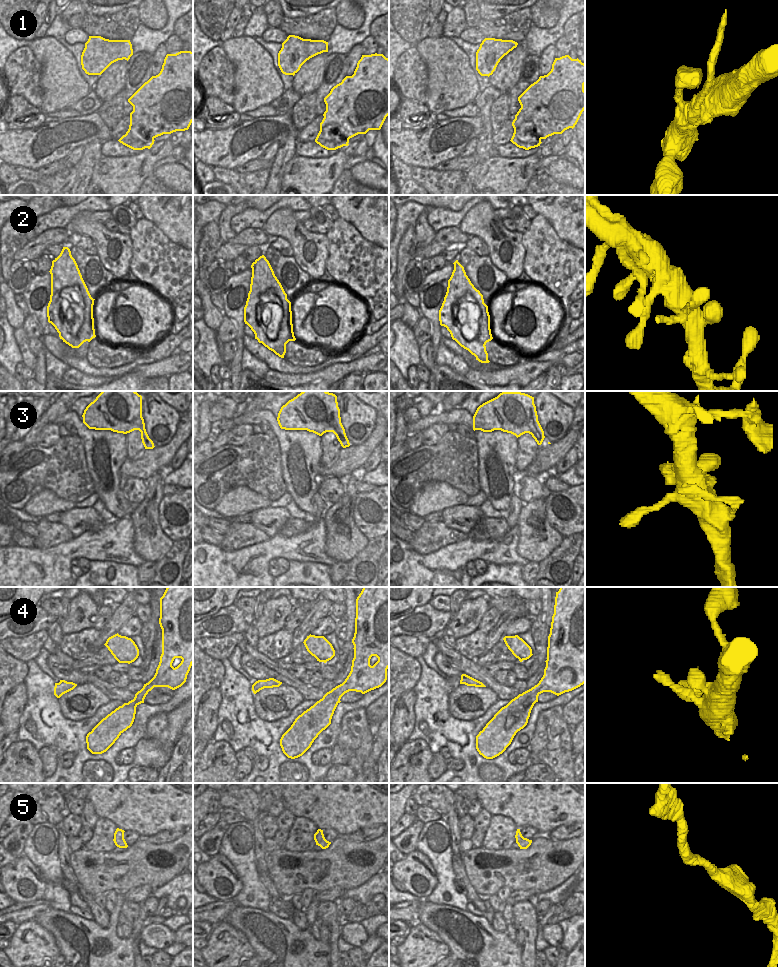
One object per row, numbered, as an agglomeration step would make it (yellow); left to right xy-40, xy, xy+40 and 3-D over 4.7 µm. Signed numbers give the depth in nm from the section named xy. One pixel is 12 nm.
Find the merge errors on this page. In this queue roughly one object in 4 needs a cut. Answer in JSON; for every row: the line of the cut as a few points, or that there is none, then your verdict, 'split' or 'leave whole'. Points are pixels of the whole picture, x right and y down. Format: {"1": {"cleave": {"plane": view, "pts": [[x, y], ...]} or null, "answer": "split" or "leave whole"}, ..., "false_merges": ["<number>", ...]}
{"1": {"cleave": {"plane": "xy", "pts": [[320, 127], [328, 124], [343, 138], [348, 139]]}, "answer": "split"}, "2": {"cleave": null, "answer": "leave whole"}, "3": {"cleave": null, "answer": "leave whole"}, "4": {"cleave": null, "answer": "leave whole"}, "5": {"cleave": null, "answer": "leave whole"}, "false_merges": ["1"]}

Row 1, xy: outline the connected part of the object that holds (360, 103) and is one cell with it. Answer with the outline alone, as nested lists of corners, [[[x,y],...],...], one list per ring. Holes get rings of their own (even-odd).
[[[383,54],[362,55],[352,76],[346,76],[341,83],[334,86],[324,98],[326,111],[320,128],[330,125],[343,139],[350,139],[369,130],[380,130],[389,115],[389,59]]]

